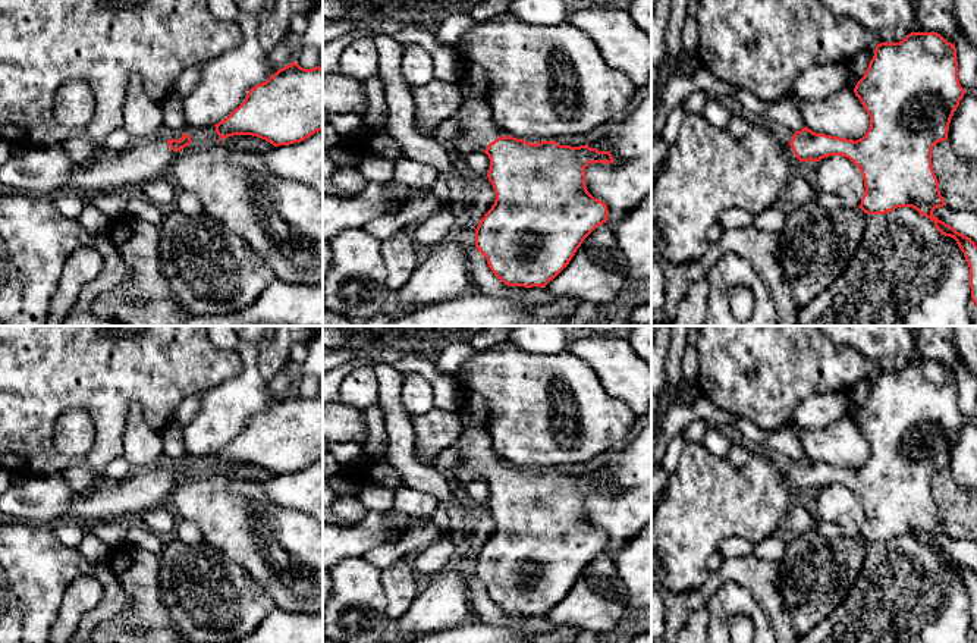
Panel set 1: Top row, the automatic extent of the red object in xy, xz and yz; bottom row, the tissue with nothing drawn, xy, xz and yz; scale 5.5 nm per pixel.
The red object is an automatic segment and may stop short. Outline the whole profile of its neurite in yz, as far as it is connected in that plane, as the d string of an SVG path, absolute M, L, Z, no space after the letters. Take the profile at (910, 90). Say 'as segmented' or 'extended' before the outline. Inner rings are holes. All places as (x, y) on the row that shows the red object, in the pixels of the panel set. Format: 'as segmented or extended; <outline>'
extended; M911 32L899 43L880 43L876 46L874 56L868 63L864 76L854 88L855 95L870 116L870 128L866 135L857 141L826 134L816 134L807 126L797 131L788 145L782 145L783 157L788 163L820 161L830 156L844 156L849 159L864 179L864 195L860 208L867 214L885 214L898 207L912 207L920 214L930 219L936 229L956 241L964 253L970 267L971 299L977 305L977 245L968 236L956 232L951 225L939 220L933 211L946 206L939 191L939 182L932 166L933 147L948 139L949 123L955 109L965 94L958 79L958 62L955 43L948 43L937 32Z

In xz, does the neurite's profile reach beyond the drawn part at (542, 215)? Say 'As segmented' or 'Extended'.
Extended

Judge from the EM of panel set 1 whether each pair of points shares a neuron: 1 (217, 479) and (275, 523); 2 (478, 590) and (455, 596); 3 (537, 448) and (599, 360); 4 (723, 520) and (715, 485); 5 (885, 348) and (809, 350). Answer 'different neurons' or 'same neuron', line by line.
1: same neuron
2: different neurons
3: different neurons
4: same neuron
5: different neurons

